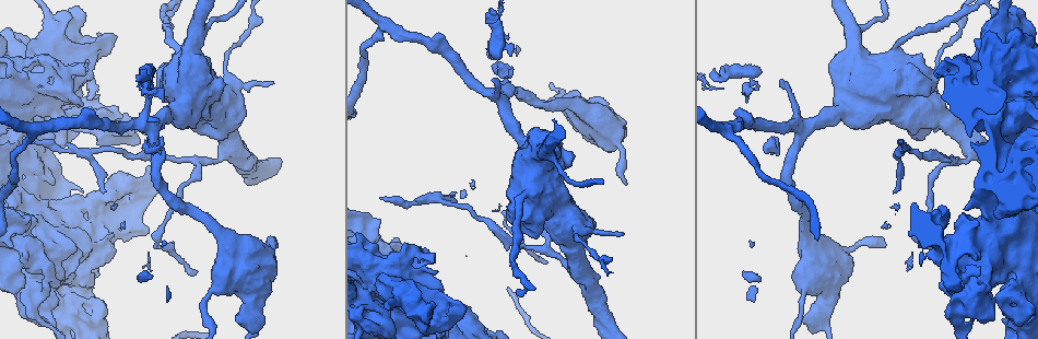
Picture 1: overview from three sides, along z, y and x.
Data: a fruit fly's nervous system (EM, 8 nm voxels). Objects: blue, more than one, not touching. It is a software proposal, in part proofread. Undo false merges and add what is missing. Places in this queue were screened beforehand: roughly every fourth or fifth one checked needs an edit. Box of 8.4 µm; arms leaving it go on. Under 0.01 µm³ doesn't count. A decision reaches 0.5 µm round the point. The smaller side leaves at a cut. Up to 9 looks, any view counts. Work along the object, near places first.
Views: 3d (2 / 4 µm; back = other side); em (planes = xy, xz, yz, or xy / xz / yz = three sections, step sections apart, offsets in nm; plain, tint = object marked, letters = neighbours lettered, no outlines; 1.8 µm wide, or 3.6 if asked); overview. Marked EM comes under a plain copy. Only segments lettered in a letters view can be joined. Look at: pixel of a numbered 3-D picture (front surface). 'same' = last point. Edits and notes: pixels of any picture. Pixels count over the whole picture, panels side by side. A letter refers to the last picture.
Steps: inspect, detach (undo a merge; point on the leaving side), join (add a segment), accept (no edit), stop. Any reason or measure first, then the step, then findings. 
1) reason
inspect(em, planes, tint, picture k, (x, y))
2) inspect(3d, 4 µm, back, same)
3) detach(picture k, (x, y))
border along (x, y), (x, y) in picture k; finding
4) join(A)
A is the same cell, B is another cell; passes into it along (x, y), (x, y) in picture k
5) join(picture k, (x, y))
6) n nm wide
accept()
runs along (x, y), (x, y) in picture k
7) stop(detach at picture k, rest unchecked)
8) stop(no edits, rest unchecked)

inspect(3d, 4 µm, picture 1, (860, 64))

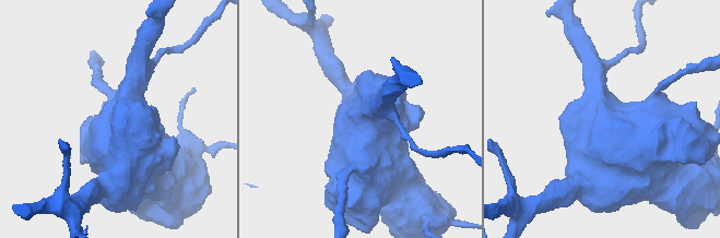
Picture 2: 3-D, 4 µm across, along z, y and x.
shape alone is not enough
inspect(em, 3.6 µm, planes, letters, picture 2, (375, 118))

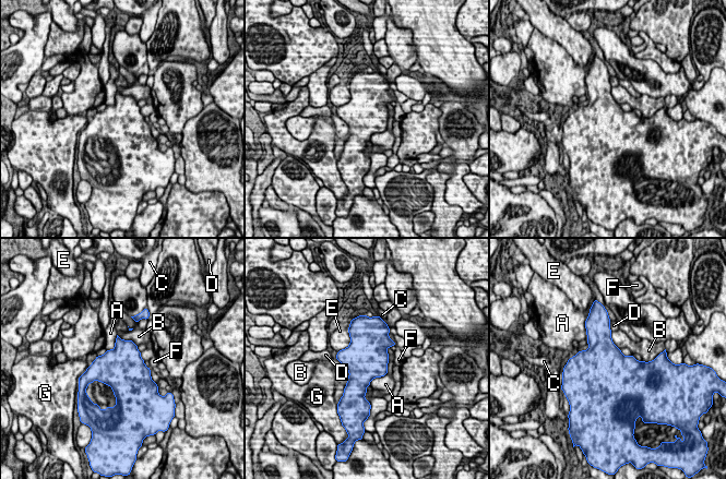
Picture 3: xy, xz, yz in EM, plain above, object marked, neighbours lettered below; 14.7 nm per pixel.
accept()
A, B, C, D, E, F and G are other cells; border along (117, 335), (115, 346), (107, 350) in picture 3; all the same neuron

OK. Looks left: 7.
narrows sharply
inspect(em, planes, tint, picture 1, (511, 239))

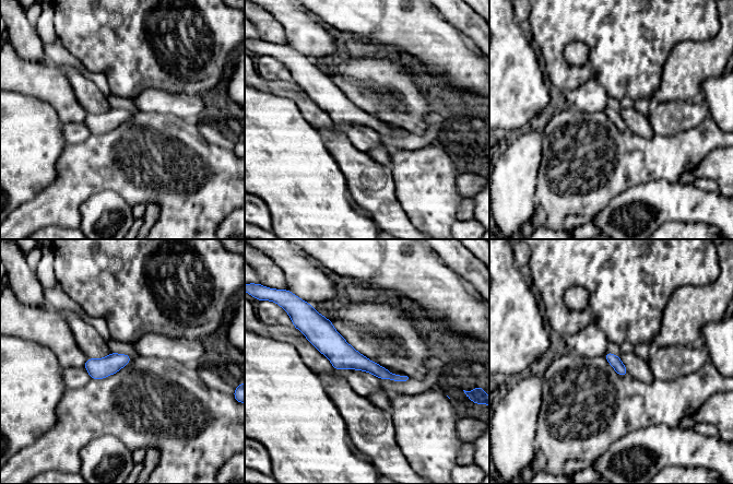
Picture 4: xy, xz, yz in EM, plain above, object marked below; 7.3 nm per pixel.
what lies round it
inspect(em, planes, letters, same)

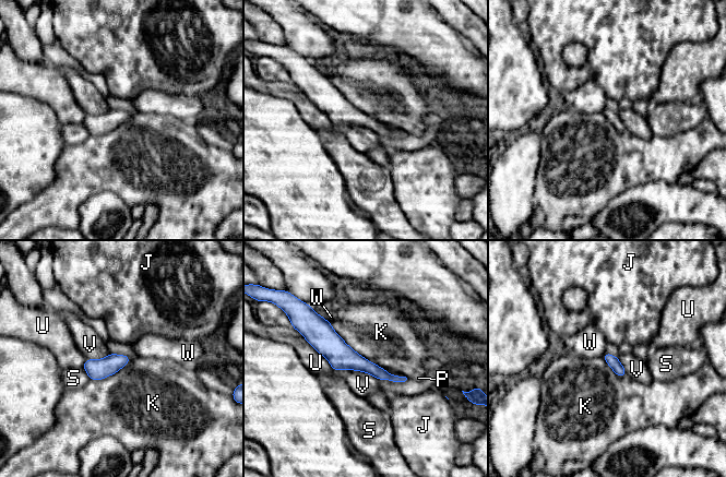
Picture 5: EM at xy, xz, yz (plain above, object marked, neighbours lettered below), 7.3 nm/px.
accept()
J, K, P, S, U, V and W are other cells; border along (329, 322), (349, 346), (382, 368) in picture 5; one neuron here

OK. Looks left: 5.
sharp bend
inspect(em, xy, step 4, tint, picture 1, (1005, 157))

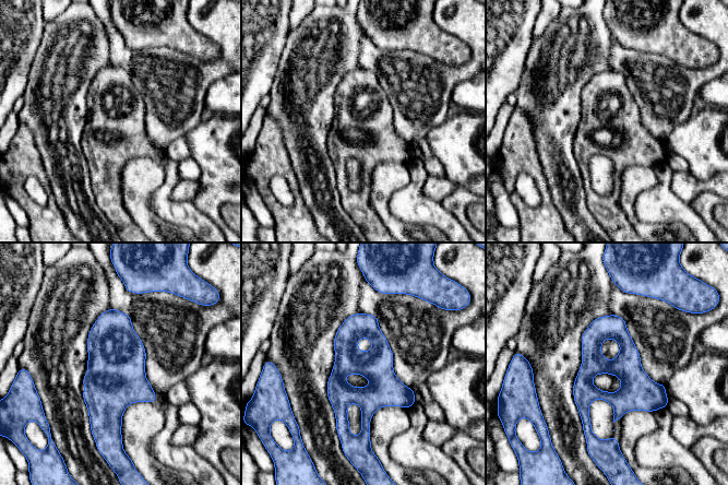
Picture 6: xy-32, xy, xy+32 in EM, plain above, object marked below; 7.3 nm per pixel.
another direction
inspect(em, planes, letters, same)

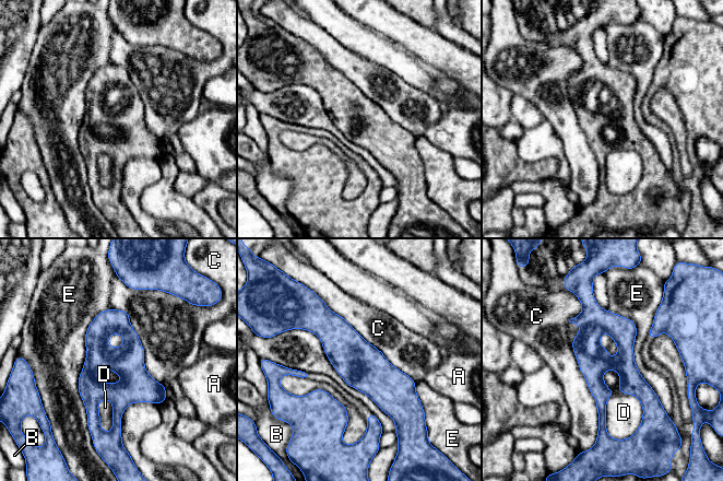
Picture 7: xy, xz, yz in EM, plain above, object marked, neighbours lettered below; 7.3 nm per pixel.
240 nm wide
accept()
A, B, C, D and E are other cells; border along (571, 340), (579, 370), (597, 409) in picture 7; all the same neuron

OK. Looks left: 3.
inspect(em, 3.6 µm, planes, tint, picture 1, (43, 71))

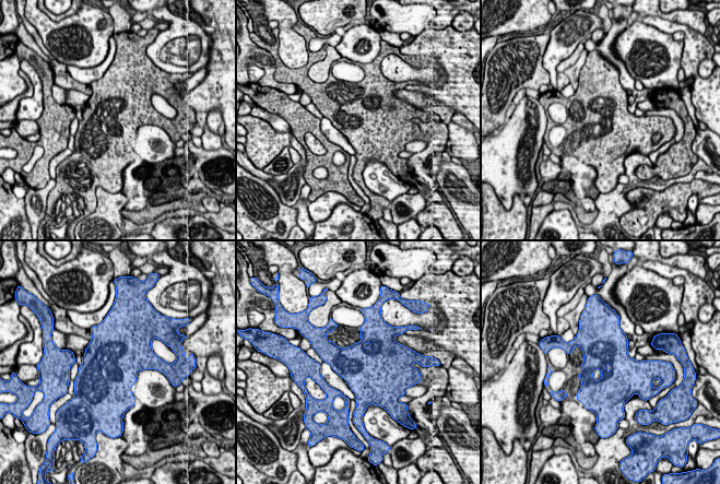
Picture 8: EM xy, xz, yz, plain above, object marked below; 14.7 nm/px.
see the neighbours
inspect(em, 3.6 µm, planes, letters, same)

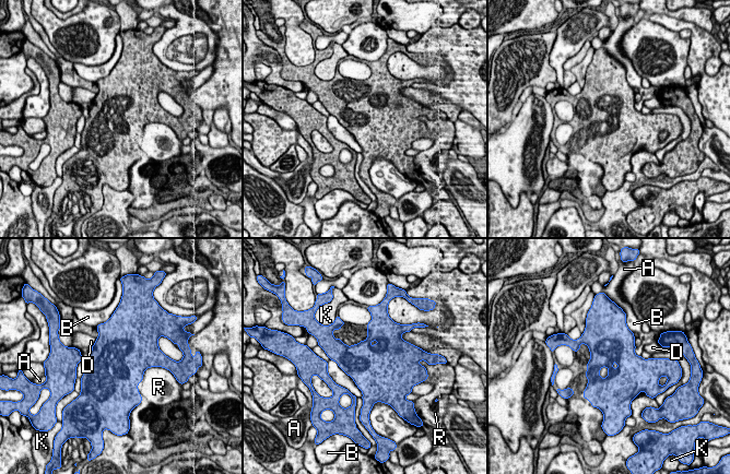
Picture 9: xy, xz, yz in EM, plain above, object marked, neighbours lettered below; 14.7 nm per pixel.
accept()
A, B, D, K and R are other cells; border along (635, 347), (635, 353), (638, 356) in picture 9; all the same neuron

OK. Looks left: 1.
stop(no edits, rest unchecked)

